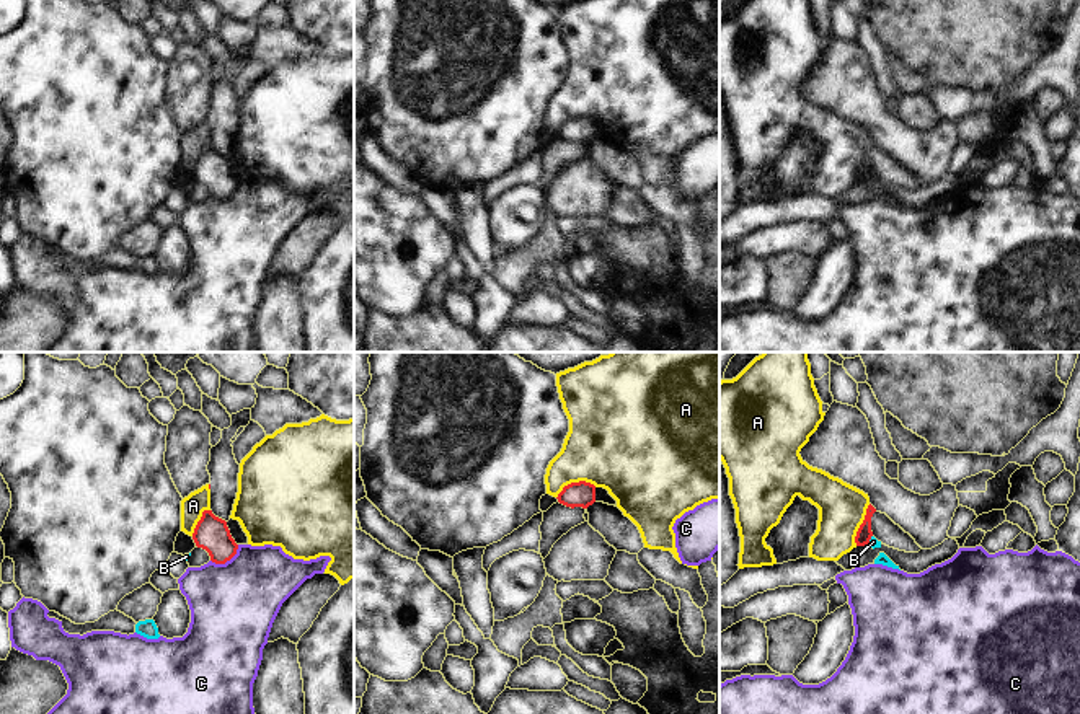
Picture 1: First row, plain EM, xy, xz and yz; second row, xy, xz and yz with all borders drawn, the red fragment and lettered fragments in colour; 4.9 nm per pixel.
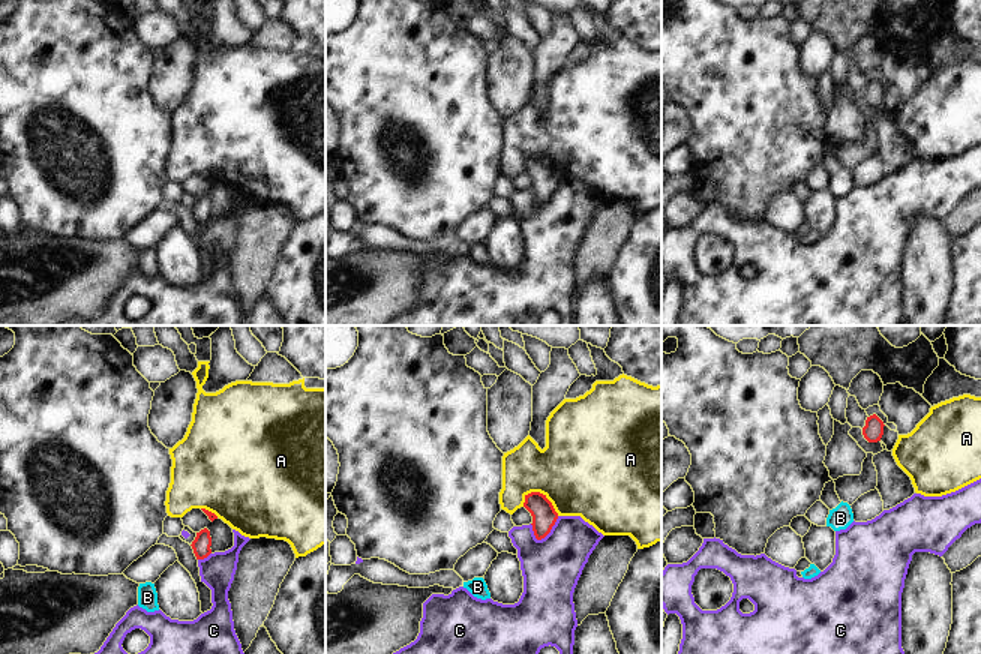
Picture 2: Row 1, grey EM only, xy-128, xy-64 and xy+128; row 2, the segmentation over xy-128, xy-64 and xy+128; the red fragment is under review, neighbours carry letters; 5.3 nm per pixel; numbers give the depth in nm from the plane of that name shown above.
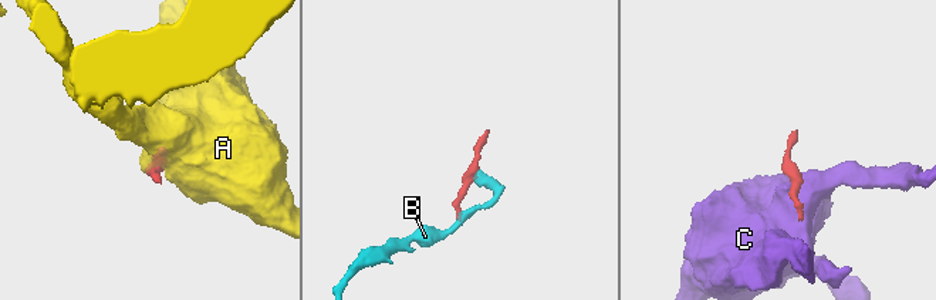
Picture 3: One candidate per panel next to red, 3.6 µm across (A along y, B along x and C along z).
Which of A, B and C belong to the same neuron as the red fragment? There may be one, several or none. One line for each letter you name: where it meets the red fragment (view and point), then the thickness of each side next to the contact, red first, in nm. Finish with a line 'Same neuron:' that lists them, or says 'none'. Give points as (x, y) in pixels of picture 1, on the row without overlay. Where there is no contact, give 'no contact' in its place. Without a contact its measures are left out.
Same neuron: none

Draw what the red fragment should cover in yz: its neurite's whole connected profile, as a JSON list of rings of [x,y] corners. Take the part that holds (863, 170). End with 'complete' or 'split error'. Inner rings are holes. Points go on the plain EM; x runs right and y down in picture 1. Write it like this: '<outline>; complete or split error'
[[[870,139],[866,143],[866,150],[863,158],[860,160],[856,171],[855,171],[855,178],[856,181],[865,181],[870,178],[873,166],[871,166],[871,152],[876,147],[876,143]]]; complete

